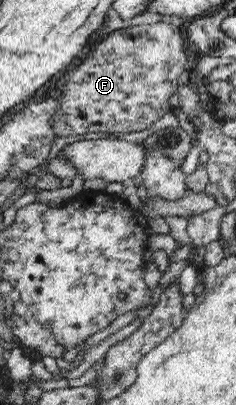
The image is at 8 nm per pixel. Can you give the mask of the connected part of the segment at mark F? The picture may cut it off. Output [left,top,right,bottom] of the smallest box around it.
[54,21,195,137]

